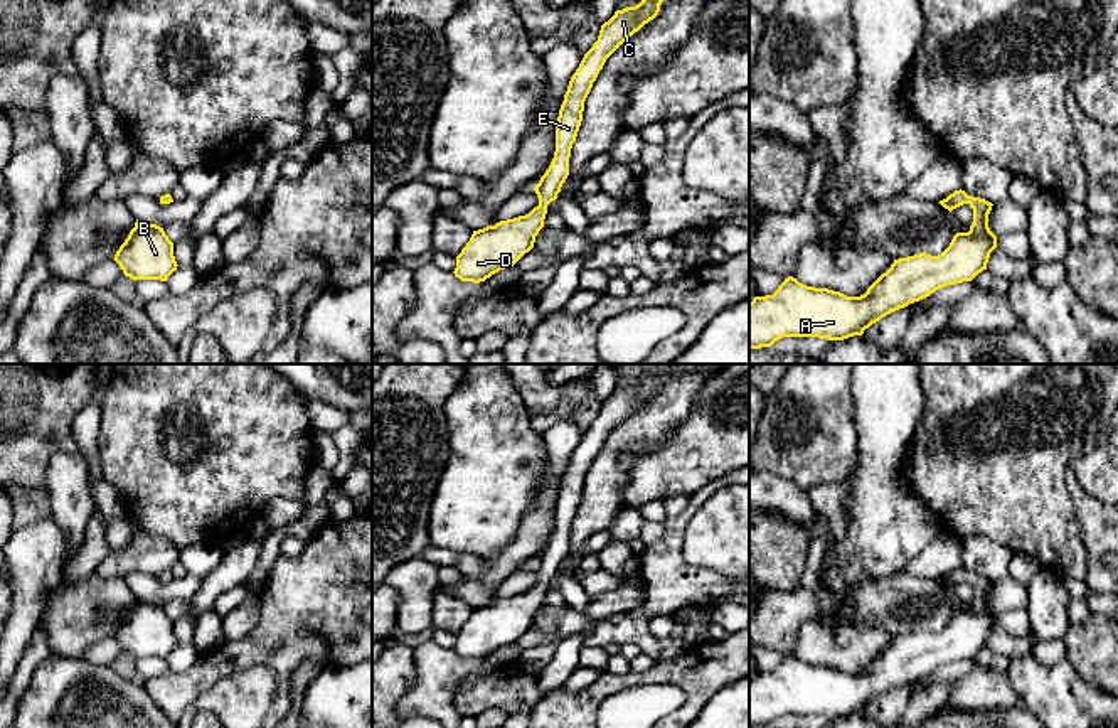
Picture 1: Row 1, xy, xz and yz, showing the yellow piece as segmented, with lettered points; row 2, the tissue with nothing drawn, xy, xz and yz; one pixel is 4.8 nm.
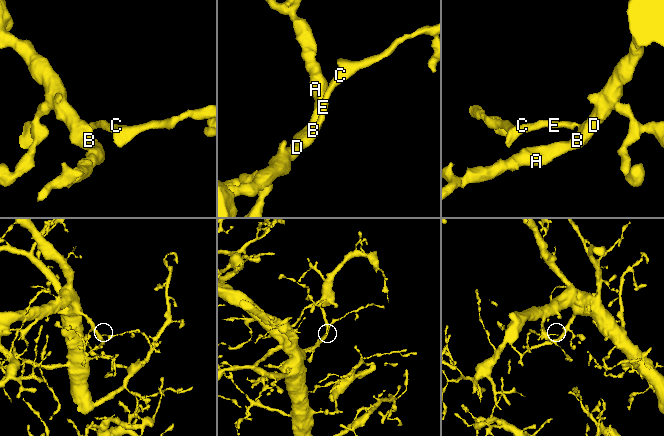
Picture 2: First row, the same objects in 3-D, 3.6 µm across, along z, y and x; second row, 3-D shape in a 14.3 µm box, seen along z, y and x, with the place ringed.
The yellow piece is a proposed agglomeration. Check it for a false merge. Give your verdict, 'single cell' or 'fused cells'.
single cell

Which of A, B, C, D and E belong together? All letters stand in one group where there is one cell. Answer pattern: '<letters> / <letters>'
A B C D E

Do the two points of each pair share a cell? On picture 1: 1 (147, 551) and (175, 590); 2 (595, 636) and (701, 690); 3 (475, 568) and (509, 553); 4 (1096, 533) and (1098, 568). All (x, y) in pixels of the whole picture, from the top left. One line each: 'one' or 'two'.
1: two
2: two
3: two
4: one

